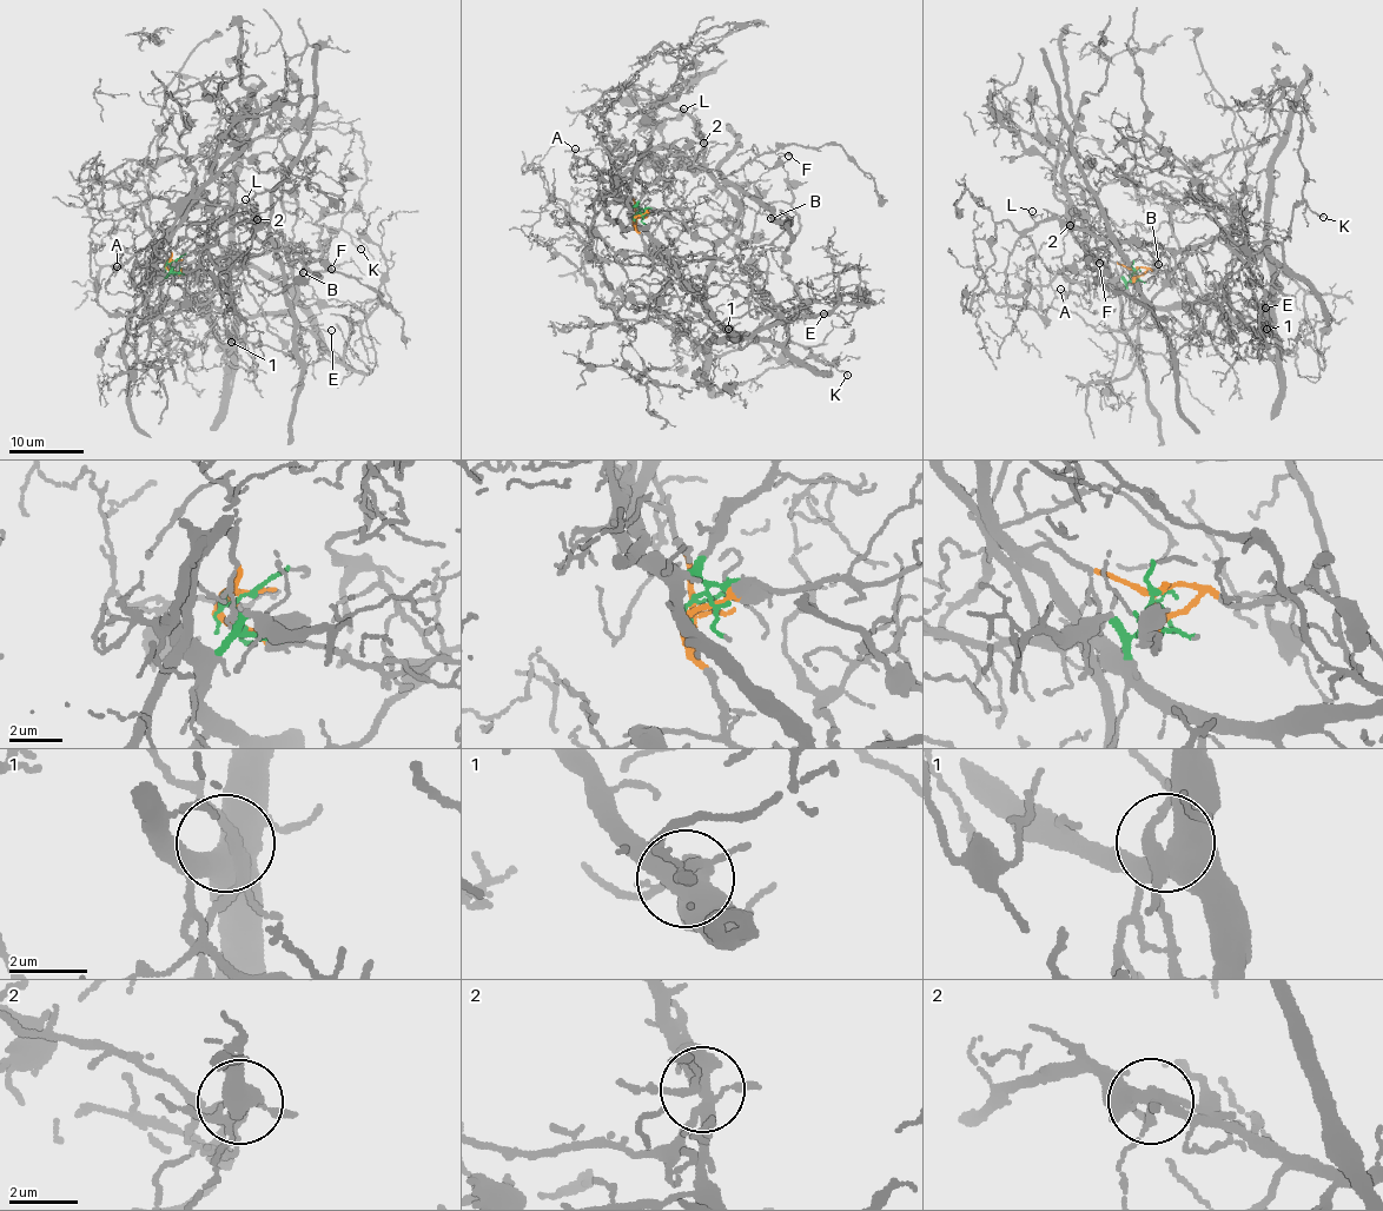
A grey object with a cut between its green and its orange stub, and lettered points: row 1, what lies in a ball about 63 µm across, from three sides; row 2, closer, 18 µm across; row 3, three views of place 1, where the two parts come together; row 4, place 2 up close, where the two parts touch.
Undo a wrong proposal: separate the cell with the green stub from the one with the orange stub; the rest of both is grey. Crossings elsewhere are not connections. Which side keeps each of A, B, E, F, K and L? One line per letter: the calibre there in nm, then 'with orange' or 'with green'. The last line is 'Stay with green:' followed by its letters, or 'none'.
A: calibre 100 nm; with orange
B: calibre 120 nm; with orange
E: calibre 110 nm; with green
F: calibre 100 nm; with orange
K: calibre 160 nm; with orange
L: calibre 70 nm; with orange
Stay with green: E

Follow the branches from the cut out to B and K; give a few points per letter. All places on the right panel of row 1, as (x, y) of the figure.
B: (1135, 272), (1140, 266), (1168, 272), (1184, 260), (1188, 250), (1145, 244), (1143, 246), (1158, 244), (1159, 263)
K: (1135, 272), (1168, 272), (1190, 247), (1217, 239), (1283, 264), (1297, 206), (1305, 202), (1323, 216)

